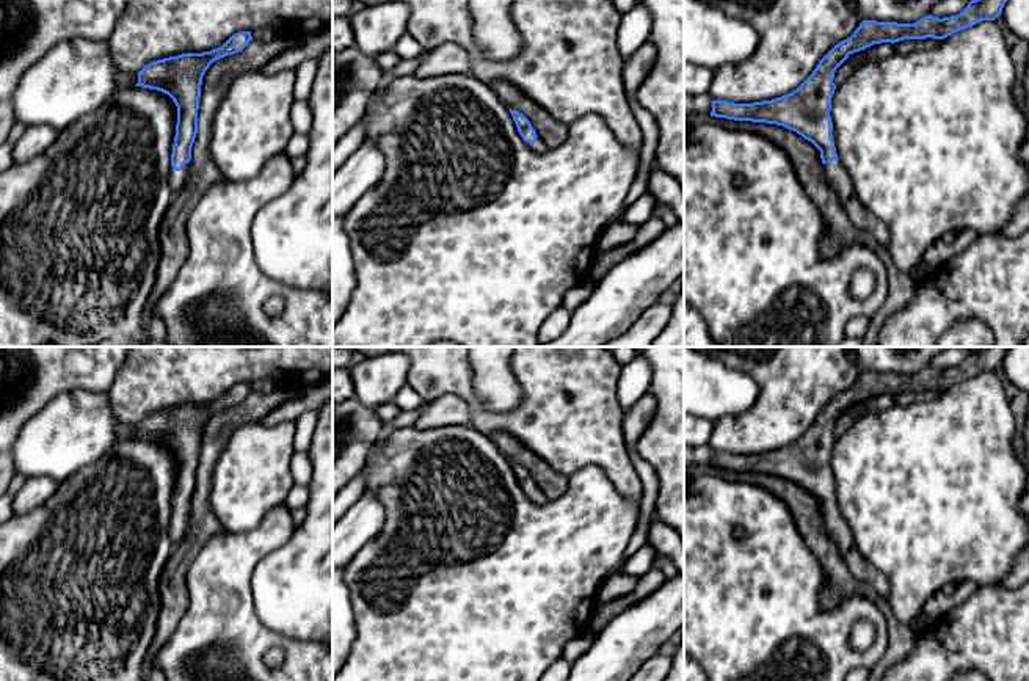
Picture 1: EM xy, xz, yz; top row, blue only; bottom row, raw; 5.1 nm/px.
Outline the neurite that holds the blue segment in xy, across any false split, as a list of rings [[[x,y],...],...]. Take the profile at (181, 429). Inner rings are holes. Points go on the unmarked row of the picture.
[[[251,383],[232,386],[221,399],[202,405],[182,405],[157,411],[138,425],[138,435],[168,446],[177,458],[176,488],[168,526],[169,544],[177,546],[190,526],[191,499],[198,485],[201,436],[210,416],[242,403],[253,392]]]

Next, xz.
[[[511,461],[513,472],[518,479],[519,486],[525,493],[525,496],[536,505],[546,504],[549,499],[546,494],[536,486],[535,480],[532,479],[530,472],[519,463]]]

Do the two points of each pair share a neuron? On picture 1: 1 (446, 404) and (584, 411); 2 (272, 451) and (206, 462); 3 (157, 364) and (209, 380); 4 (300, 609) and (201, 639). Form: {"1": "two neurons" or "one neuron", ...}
{"1": "two neurons", "2": "two neurons", "3": "one neuron", "4": "two neurons"}

